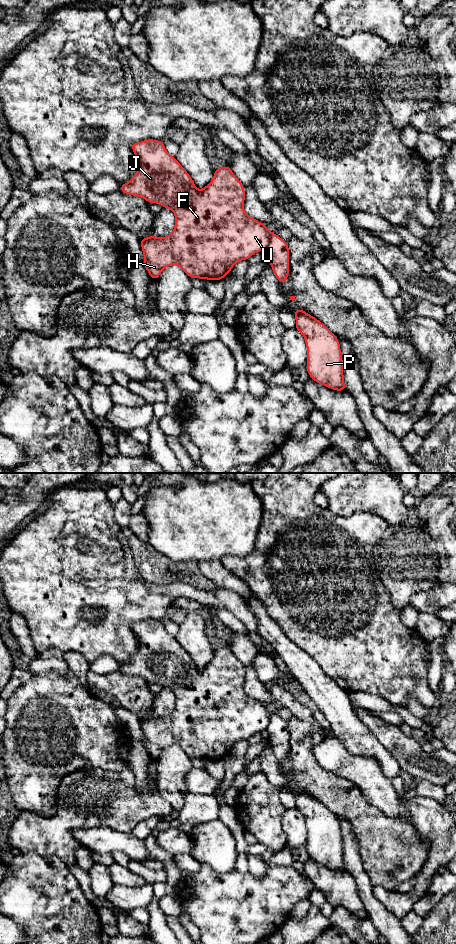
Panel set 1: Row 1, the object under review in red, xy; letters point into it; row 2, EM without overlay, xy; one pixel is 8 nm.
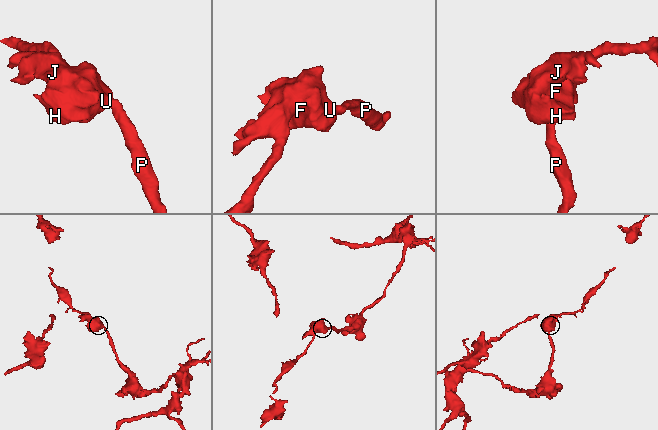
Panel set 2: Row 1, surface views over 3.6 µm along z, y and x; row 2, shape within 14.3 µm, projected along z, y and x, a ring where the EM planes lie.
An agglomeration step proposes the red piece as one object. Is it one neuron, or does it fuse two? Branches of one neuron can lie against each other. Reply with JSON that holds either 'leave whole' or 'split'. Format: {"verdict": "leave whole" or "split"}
{"verdict": "split"}

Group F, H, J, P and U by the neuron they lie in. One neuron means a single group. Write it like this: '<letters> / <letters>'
F H J U / P

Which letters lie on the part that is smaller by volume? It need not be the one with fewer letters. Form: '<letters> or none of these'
F, H, J, U

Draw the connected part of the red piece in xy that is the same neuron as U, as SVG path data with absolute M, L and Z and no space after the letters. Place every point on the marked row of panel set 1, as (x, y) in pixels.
M147 139L131 144L131 148L137 157L139 167L129 182L121 184L120 191L142 197L149 204L160 204L163 208L172 210L175 215L175 227L170 235L151 235L140 239L143 265L152 279L157 280L164 268L178 265L192 279L222 280L237 262L248 260L253 254L268 247L272 233L265 224L253 219L244 211L245 189L229 165L214 170L212 181L202 190L198 190L188 172L166 151L163 141Z

